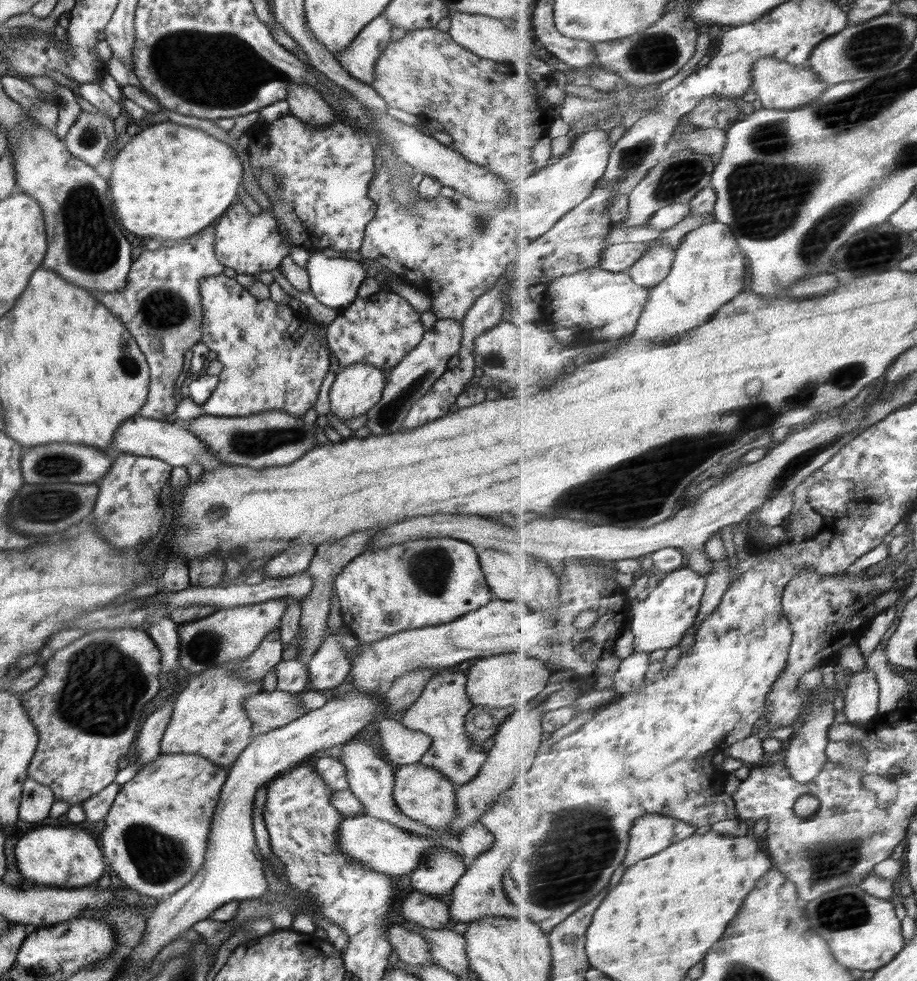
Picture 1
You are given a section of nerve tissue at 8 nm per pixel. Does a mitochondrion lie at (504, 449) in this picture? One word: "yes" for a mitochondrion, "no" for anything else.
no

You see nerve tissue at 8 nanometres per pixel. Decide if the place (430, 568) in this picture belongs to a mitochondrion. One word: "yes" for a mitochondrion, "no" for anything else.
yes

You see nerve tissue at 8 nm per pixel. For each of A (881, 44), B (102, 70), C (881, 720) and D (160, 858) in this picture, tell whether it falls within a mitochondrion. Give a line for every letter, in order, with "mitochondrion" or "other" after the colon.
A: mitochondrion
B: other
C: other
D: mitochondrion

